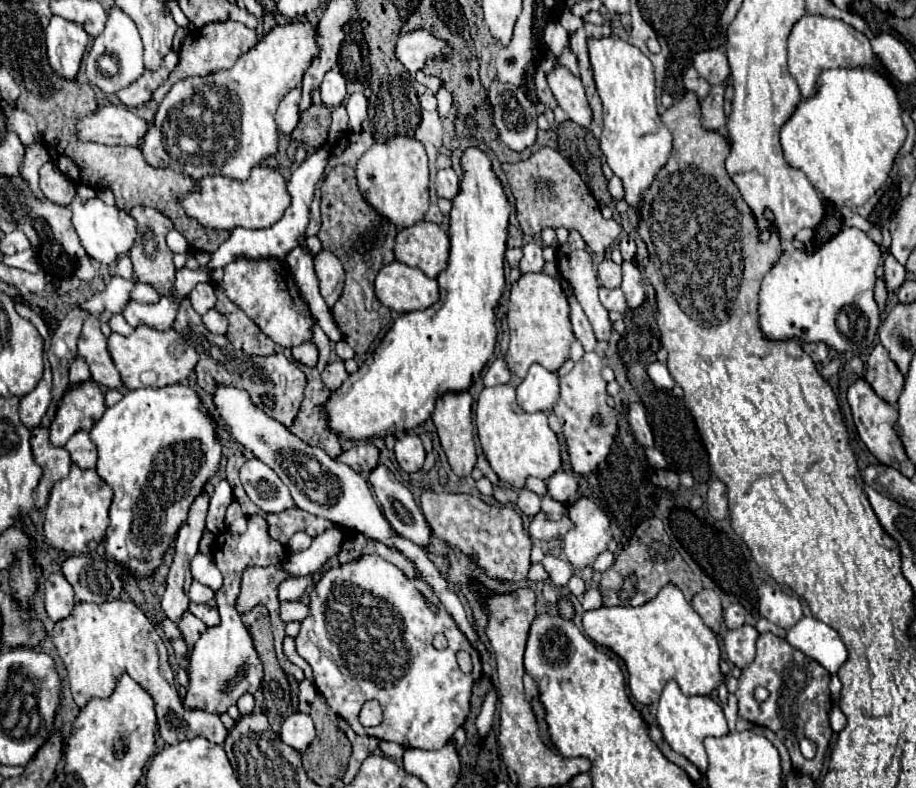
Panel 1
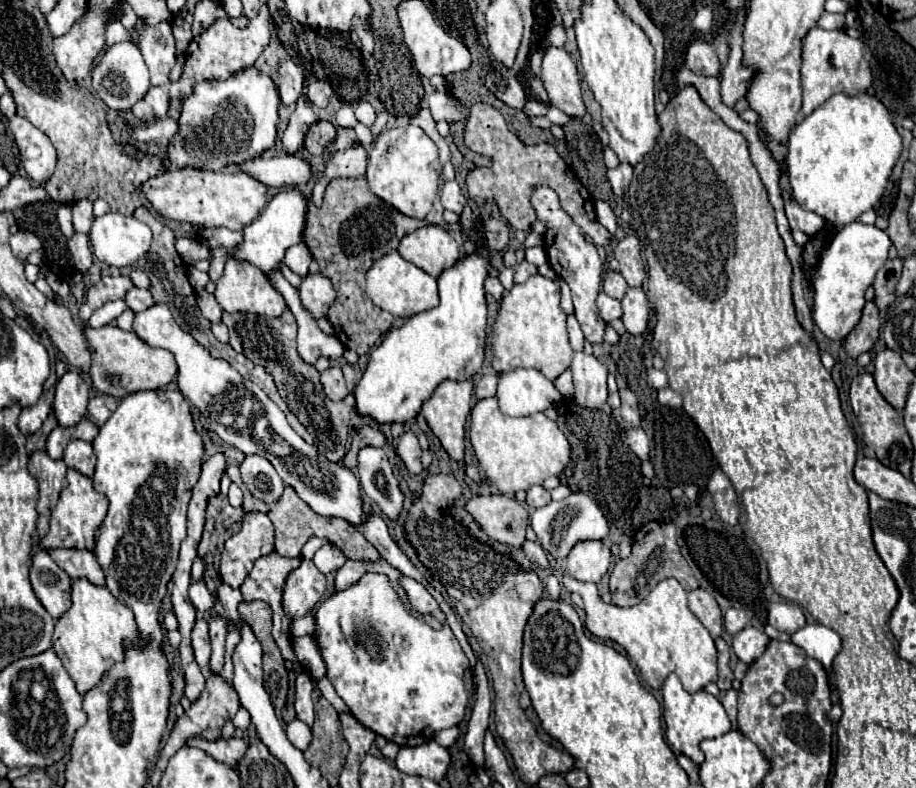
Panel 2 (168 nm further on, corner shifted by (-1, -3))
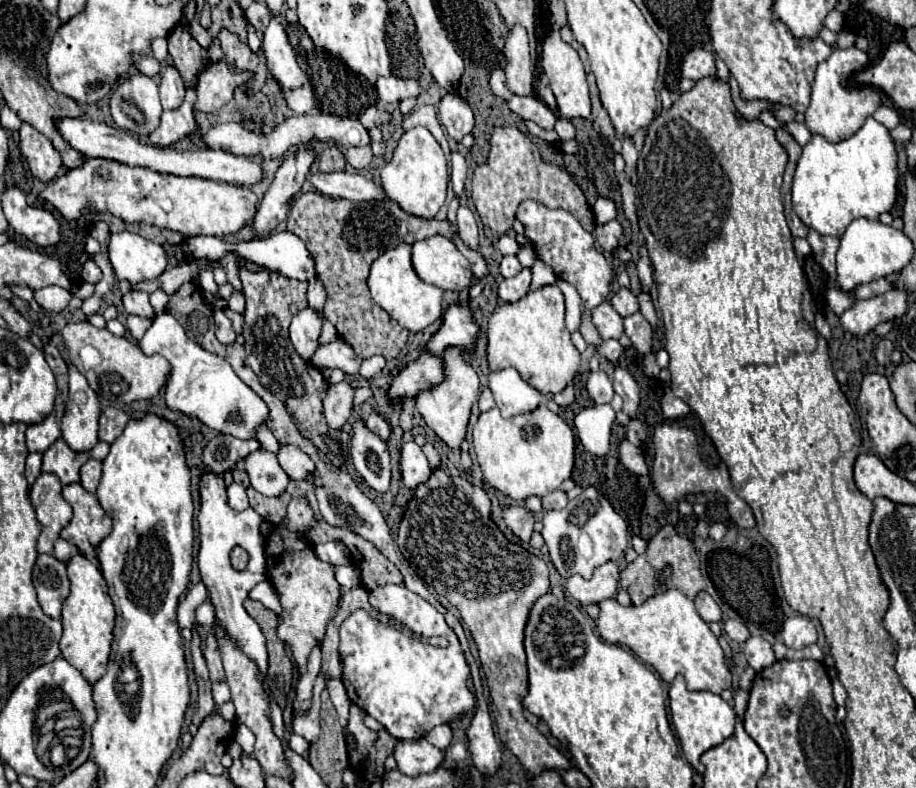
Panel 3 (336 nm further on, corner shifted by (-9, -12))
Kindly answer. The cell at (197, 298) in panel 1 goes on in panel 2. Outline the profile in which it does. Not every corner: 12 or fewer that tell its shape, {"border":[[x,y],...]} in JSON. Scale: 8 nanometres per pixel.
{"border":[[197,291],[197,305],[211,323],[221,321],[221,305],[213,293]]}

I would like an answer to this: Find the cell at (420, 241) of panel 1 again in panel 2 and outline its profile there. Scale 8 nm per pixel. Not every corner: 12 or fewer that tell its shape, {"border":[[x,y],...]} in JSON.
{"border":[[425,225],[397,251],[435,279],[459,259],[447,229]]}

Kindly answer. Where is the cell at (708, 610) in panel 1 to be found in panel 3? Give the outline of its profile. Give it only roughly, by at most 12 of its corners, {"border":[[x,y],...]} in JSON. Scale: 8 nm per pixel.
{"border":[[699,592],[695,608],[705,622],[721,622],[719,604]]}

